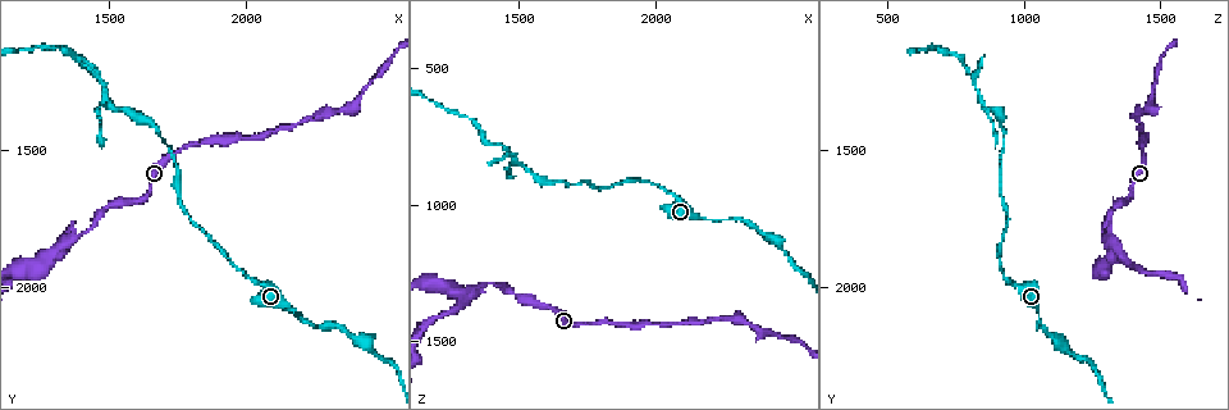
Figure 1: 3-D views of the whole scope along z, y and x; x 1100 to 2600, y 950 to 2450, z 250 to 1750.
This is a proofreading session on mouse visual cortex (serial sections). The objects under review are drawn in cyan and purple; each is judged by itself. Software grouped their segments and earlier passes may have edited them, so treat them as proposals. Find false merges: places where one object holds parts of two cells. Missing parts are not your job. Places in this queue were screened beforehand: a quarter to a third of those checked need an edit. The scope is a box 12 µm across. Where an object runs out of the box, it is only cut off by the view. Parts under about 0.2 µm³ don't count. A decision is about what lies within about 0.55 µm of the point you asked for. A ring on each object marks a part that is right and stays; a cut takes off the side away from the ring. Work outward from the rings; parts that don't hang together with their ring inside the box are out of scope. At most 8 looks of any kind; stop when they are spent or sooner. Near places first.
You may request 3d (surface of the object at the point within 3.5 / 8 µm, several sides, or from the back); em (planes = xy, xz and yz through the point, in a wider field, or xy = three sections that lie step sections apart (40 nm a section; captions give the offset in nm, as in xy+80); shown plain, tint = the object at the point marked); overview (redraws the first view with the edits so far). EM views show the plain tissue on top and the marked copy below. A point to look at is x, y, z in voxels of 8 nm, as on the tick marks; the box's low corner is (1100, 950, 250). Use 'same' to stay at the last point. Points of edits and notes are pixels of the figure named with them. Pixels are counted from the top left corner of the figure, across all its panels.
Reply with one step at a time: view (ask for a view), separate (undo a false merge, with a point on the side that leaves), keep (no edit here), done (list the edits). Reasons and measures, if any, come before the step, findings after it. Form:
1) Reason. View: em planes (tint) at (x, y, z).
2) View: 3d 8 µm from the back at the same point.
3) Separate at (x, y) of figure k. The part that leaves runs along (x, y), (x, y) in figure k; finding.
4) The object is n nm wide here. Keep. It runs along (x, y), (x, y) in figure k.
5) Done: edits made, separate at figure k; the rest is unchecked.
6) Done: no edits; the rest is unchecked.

Sudden change in width. View: 3d 3.5 µm at (2210, 2110, 1060).

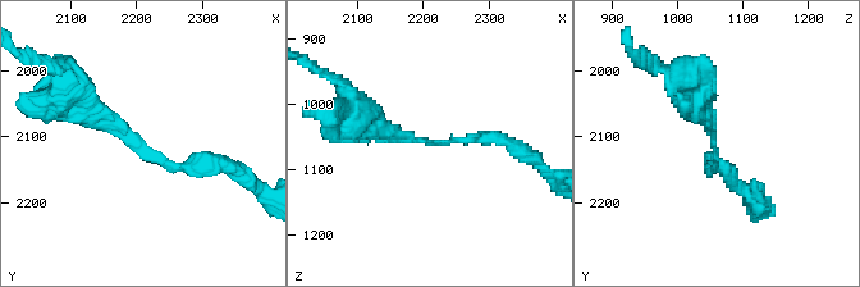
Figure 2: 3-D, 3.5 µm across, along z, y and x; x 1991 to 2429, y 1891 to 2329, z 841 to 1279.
The arms are 150, 250 nm wide. View: em xy step 2 (tint) at (2215, 2115, 1060).

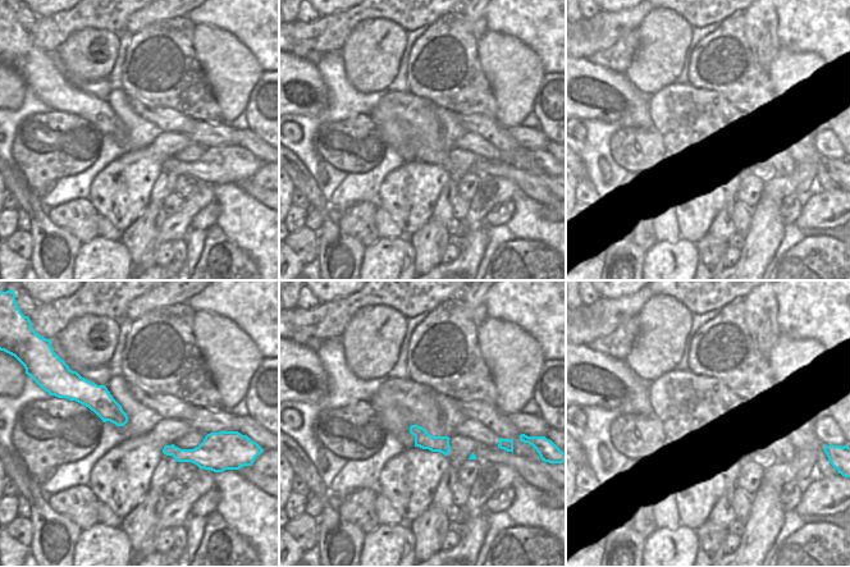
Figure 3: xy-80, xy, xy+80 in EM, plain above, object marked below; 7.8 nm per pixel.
Keep. One cell here.

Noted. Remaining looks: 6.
Calibre changes. View: 3d 3.5 µm at (1510, 1340, 850).

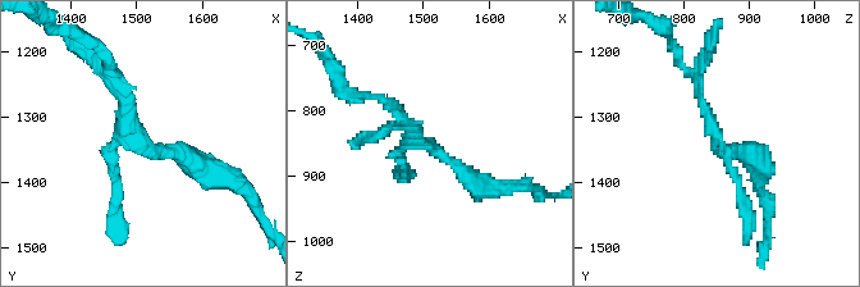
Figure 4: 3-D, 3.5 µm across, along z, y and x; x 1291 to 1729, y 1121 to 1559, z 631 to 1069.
Now the EM. View: em xy step 5 (tint) at (1510, 1345, 850).

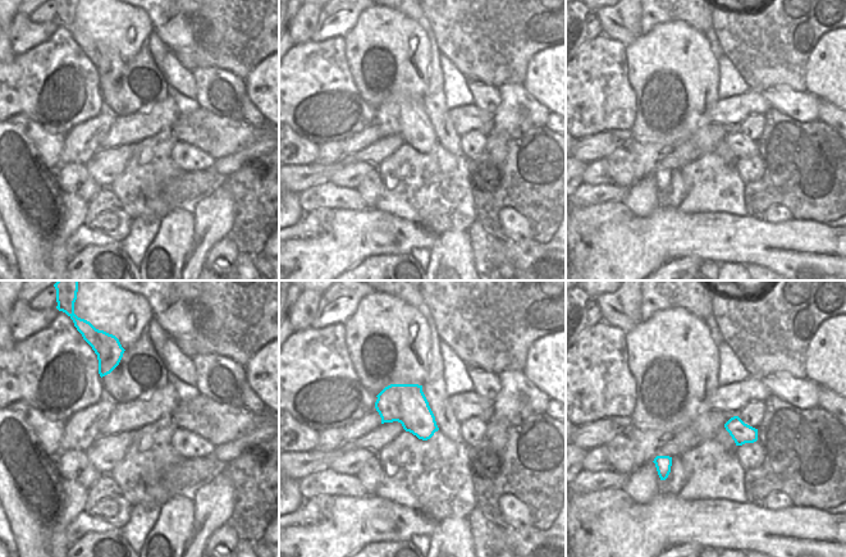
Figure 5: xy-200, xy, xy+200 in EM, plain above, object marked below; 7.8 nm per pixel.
The object is 320 nm wide here. Keep. It runs along (210, 168), (147, 149), (117, 74) in figure 4; one cell here.

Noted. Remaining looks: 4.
Side arm on a straight run. View: 3d 3.5 µm at (1310, 1880, 1340).

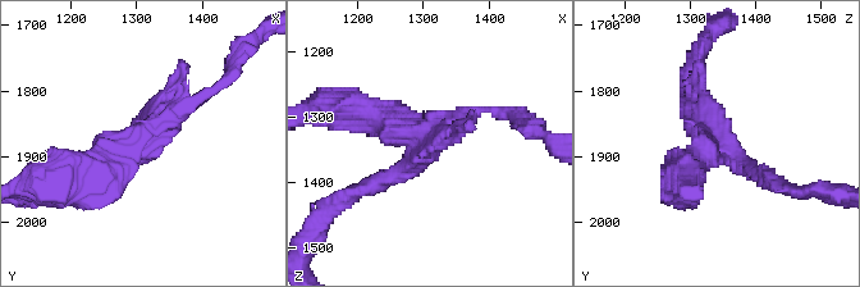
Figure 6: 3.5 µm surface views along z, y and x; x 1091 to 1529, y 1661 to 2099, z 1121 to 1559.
3 arms meet here; the arms are 150, 200, 400 nm wide; shape alone is not enough. View: em xy step 1 (tint) at (1315, 1875, 1340).

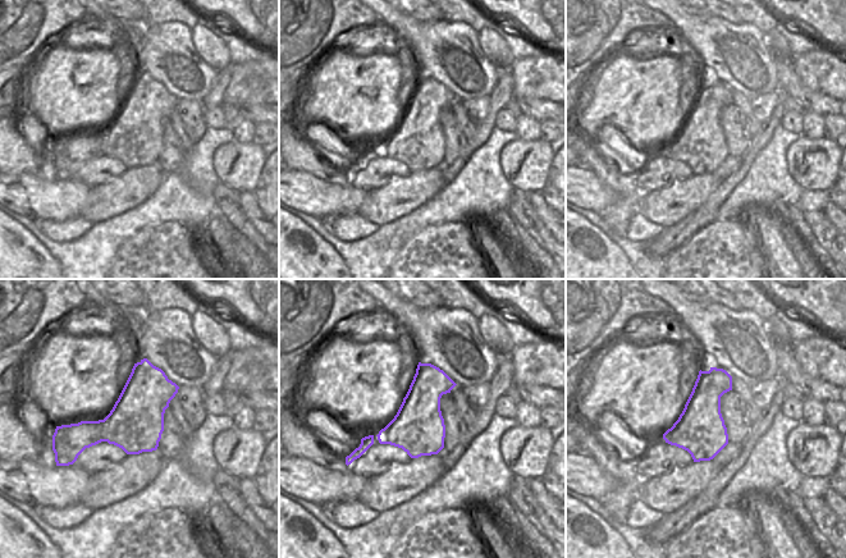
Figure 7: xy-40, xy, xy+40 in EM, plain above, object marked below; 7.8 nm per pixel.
Separate at (383, 180) of figure 6. Two cells meet here.

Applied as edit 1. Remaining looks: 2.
Done: edits made, separate at figure 6; the rest is unchecked.

